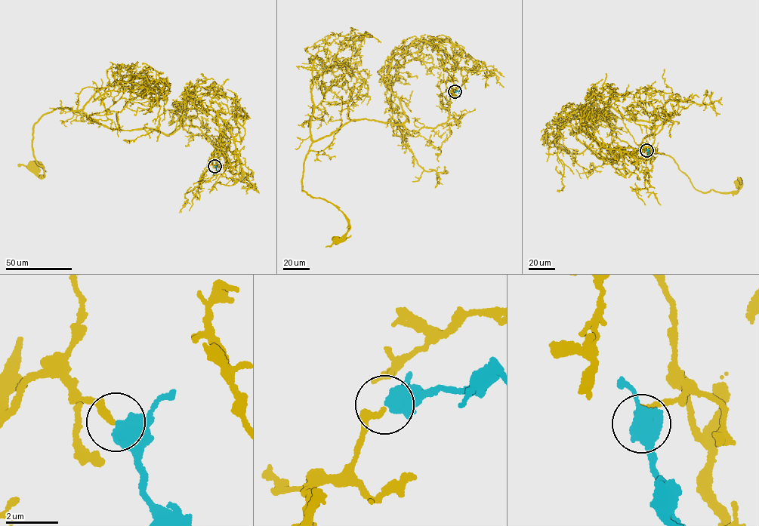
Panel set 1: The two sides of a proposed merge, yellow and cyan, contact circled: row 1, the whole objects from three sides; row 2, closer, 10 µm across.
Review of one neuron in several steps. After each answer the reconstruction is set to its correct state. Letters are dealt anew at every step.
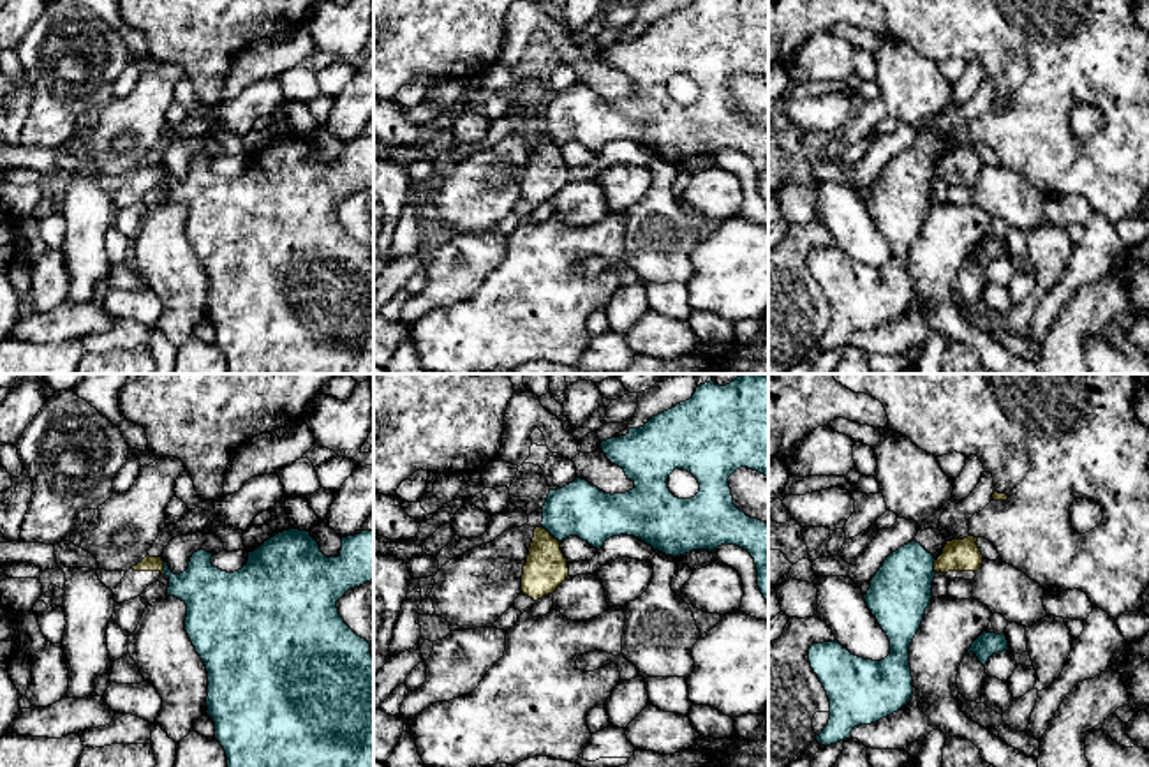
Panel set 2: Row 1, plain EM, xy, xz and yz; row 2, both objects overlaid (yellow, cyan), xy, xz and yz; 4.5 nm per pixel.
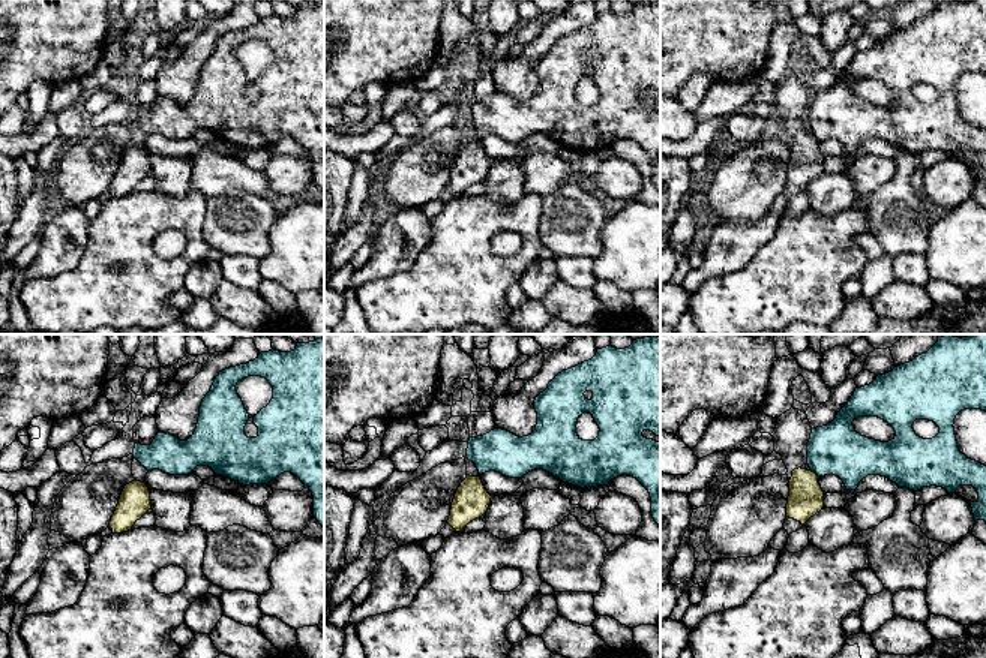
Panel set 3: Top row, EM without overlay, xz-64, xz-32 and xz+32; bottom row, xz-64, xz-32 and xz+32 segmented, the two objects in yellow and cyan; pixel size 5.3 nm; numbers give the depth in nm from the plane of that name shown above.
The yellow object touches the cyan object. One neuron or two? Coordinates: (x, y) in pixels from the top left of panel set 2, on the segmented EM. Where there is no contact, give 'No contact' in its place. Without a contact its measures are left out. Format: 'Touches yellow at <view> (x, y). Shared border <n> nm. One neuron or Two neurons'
Touches yellow at xz (548, 533). Shared border 120 nm. Two neurons

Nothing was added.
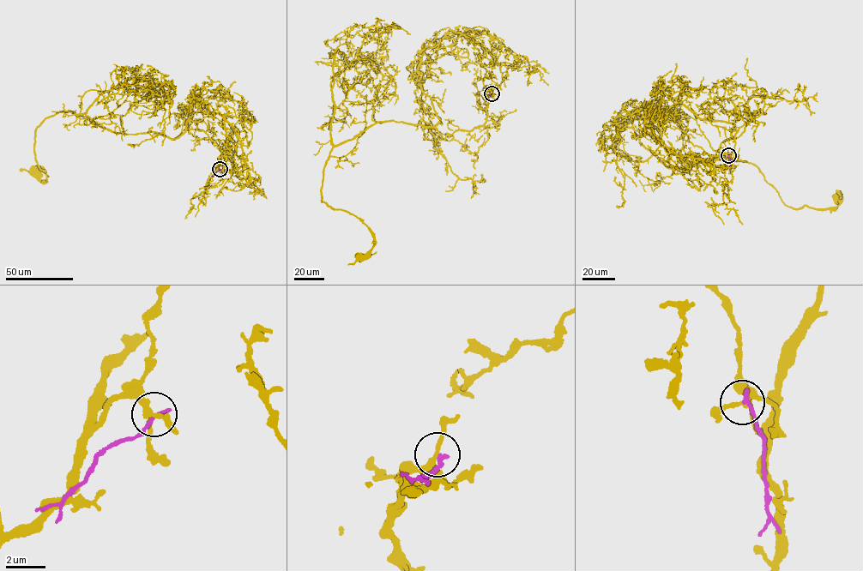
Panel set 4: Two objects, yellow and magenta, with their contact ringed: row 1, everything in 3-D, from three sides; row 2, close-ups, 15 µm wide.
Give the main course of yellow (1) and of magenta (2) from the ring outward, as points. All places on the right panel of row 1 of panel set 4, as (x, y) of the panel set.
1: (728, 155), (749, 111), (707, 165), (718, 157), (754, 164), (796, 208), (835, 207), (838, 197)
2: (728, 155), (729, 166)

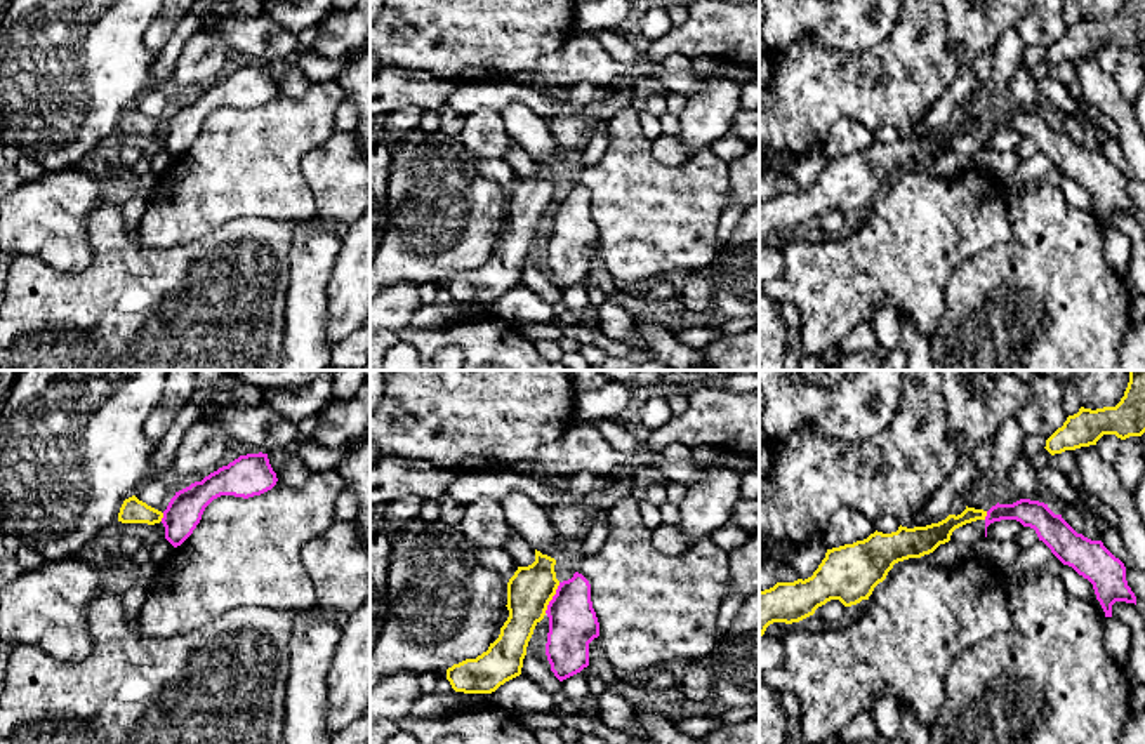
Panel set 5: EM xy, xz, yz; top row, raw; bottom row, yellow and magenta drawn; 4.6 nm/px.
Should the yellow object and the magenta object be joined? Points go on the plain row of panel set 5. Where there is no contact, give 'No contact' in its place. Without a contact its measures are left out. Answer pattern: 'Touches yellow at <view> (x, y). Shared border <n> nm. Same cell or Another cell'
Touches yellow at xz (551, 209). Shared border 160 nm. Another cell

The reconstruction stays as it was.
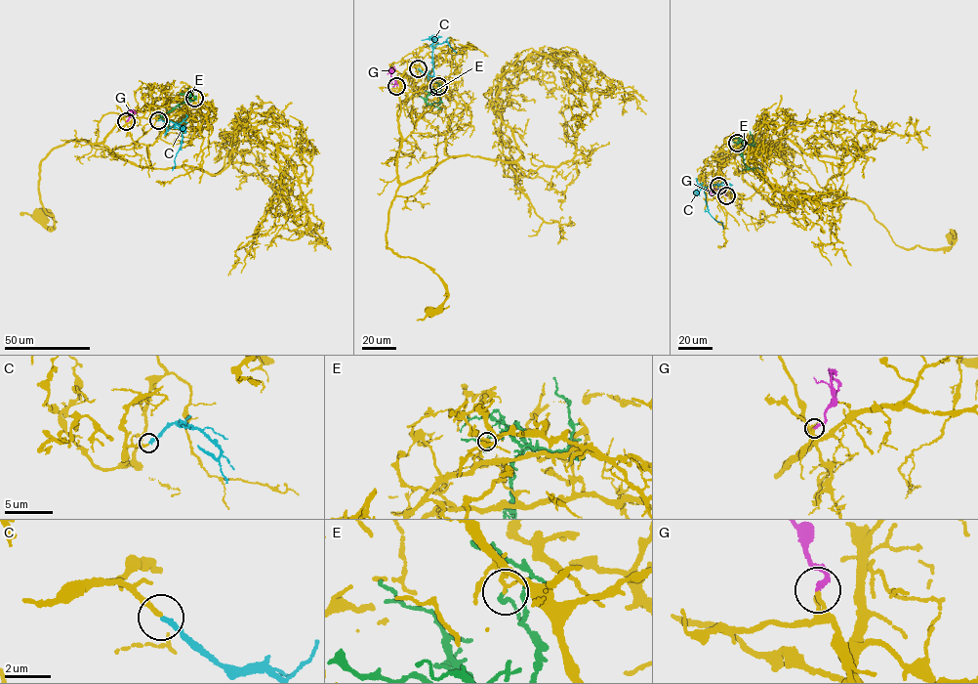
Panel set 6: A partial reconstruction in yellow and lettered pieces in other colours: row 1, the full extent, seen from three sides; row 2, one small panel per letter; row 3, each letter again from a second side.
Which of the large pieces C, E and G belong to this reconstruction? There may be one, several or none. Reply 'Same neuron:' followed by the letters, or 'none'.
Same neuron: C, G

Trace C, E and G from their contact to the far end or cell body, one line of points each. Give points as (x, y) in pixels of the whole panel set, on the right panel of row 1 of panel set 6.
C: (718, 186), (724, 182), (731, 188), (714, 184), (708, 186), (704, 192), (708, 211), (721, 223), (723, 229)
E: (737, 143), (739, 140), (747, 144), (741, 148), (746, 165), (762, 171)
G: (726, 195), (716, 189), (711, 192)

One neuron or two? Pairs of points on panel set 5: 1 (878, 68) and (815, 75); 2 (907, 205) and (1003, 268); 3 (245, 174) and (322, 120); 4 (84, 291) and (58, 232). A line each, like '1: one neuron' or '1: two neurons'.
1: one neuron
2: two neurons
3: one neuron
4: two neurons

